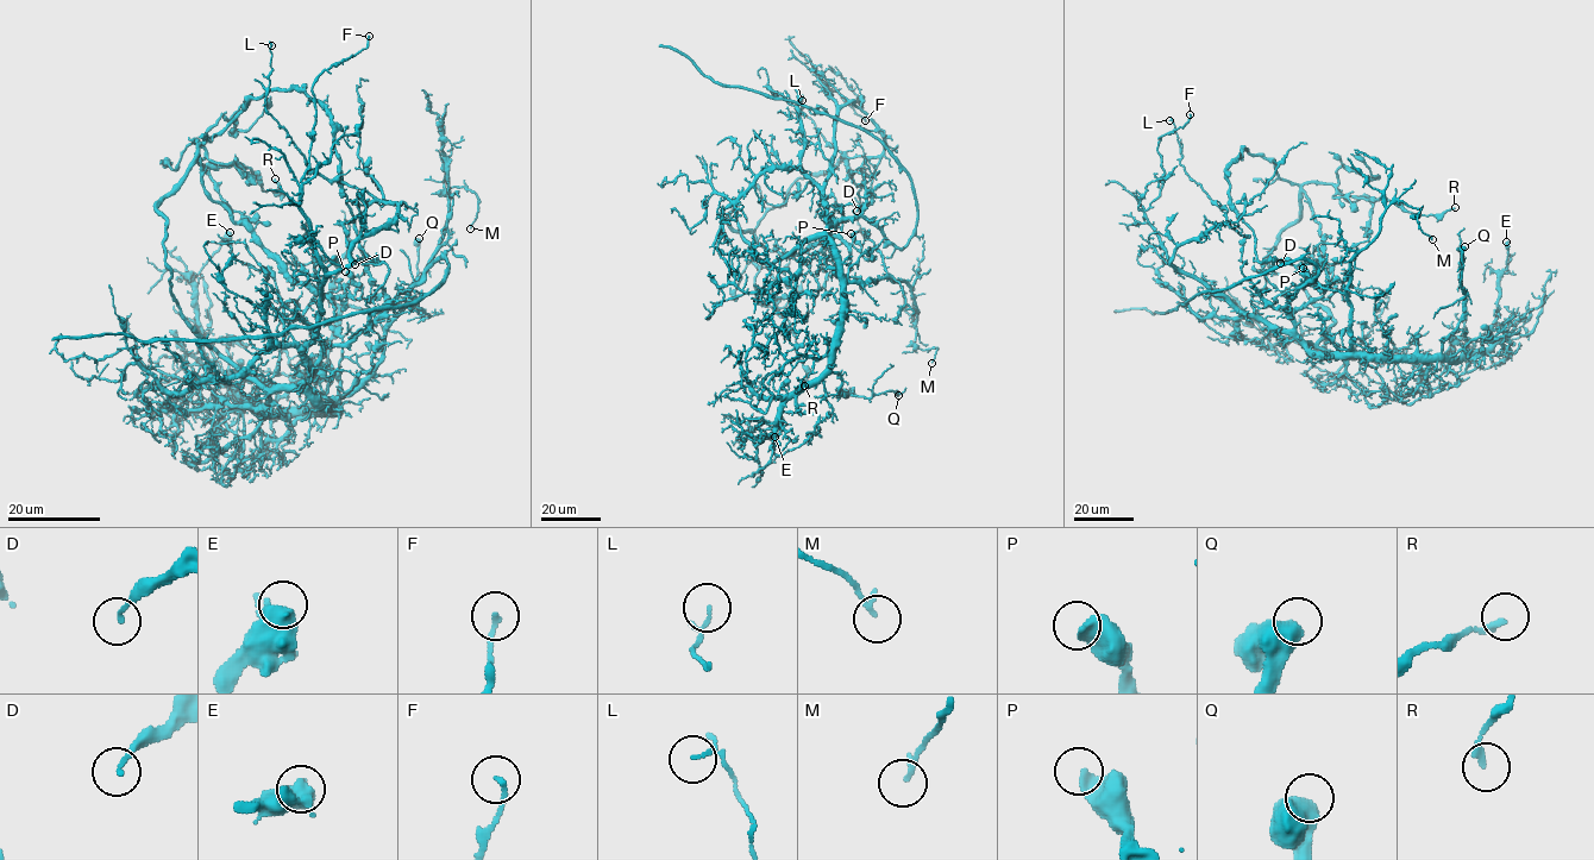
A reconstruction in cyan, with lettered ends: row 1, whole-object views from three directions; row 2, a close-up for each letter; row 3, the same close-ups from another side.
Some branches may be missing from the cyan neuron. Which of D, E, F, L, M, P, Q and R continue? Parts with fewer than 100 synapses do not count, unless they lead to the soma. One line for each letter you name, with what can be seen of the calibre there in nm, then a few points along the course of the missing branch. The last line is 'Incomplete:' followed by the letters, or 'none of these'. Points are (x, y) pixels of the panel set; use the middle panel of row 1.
Incomplete: none of these

